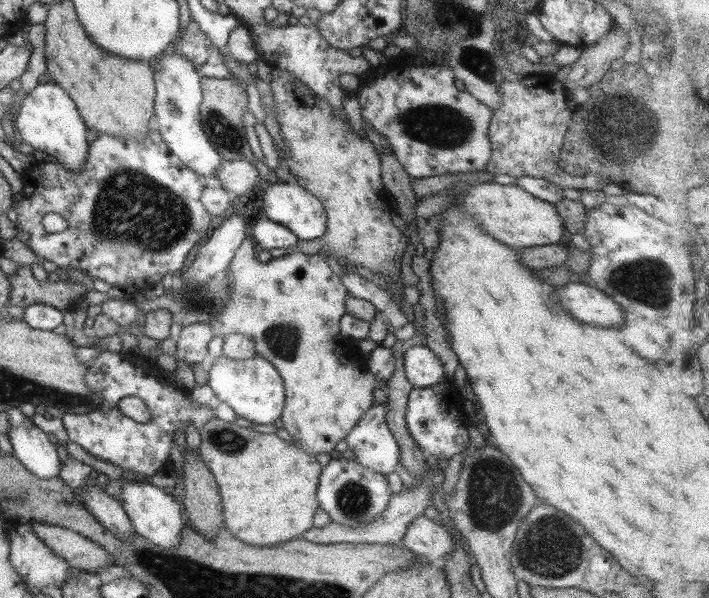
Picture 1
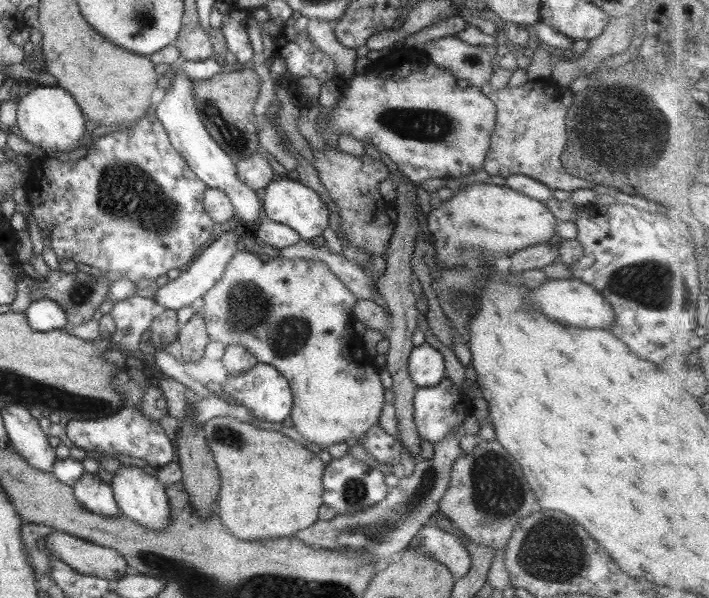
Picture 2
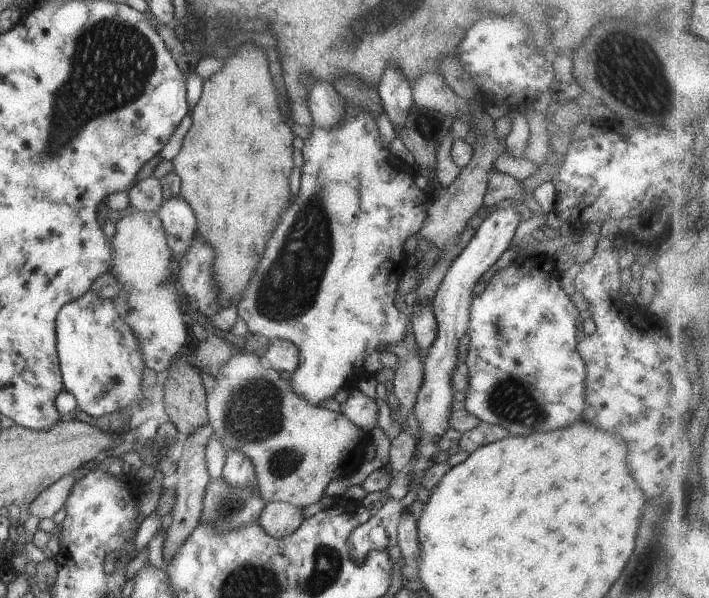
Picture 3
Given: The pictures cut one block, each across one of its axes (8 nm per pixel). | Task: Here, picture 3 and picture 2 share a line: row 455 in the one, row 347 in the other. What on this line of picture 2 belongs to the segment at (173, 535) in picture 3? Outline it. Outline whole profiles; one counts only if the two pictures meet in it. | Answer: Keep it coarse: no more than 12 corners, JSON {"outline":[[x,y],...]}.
{"outline":[[191,315],[179,329],[185,363],[202,359],[210,338],[201,315]]}

